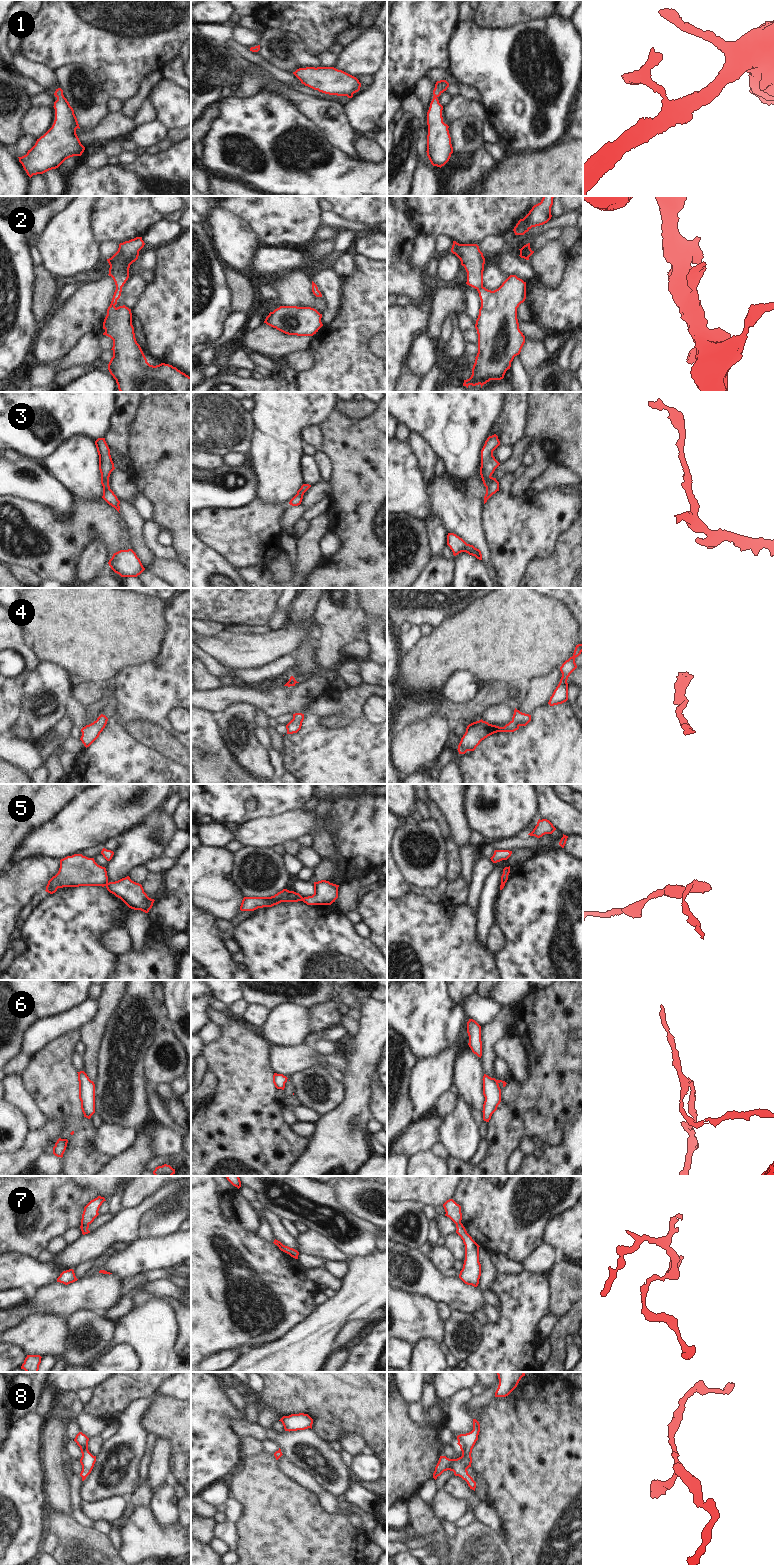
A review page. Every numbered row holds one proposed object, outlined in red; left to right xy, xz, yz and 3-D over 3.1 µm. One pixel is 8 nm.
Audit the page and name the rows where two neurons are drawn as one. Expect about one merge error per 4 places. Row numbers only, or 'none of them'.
5, 6, 7

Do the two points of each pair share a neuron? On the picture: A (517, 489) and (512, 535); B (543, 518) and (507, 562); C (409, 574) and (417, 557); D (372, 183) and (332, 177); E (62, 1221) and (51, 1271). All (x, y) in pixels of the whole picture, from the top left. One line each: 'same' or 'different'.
A: different
B: same
C: same
D: same
E: different

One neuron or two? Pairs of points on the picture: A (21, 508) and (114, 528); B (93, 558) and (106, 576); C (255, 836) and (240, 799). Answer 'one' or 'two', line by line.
A: one
B: two
C: two

